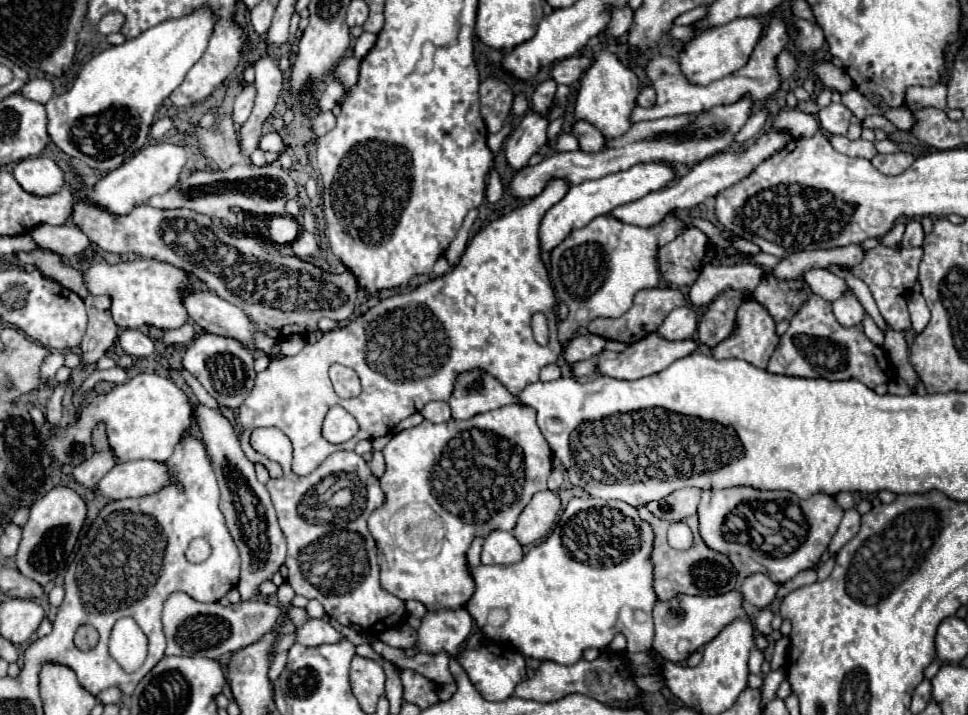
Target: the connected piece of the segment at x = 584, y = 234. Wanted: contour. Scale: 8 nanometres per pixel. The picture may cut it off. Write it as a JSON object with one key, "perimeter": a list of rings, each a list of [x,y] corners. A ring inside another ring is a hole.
{"perimeter":[[[600,215],[586,227],[572,231],[564,243],[550,253],[554,291],[558,299],[568,305],[568,319],[558,323],[558,343],[566,345],[576,335],[578,327],[588,325],[596,317],[624,315],[640,289],[656,287],[658,247],[672,241],[682,227],[684,223],[674,215],[668,215],[656,227],[628,225],[612,215]]]}

